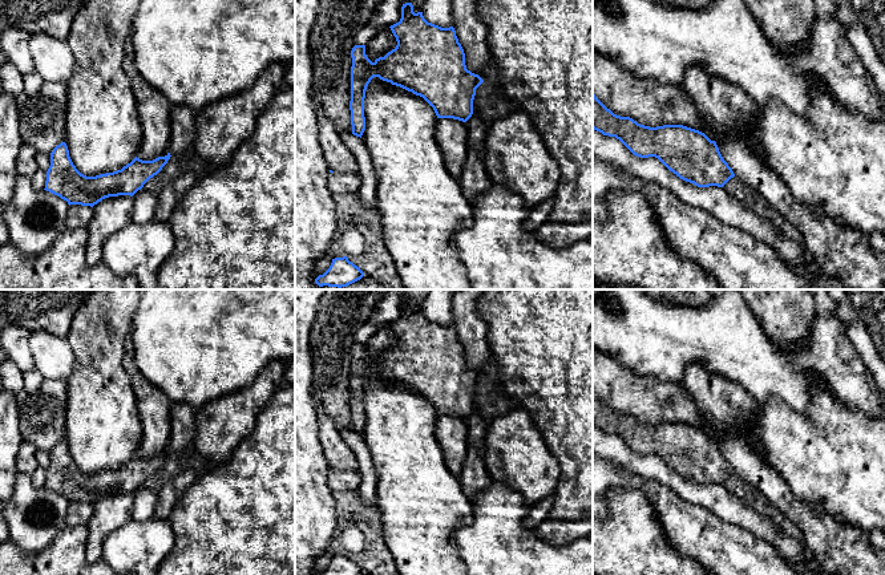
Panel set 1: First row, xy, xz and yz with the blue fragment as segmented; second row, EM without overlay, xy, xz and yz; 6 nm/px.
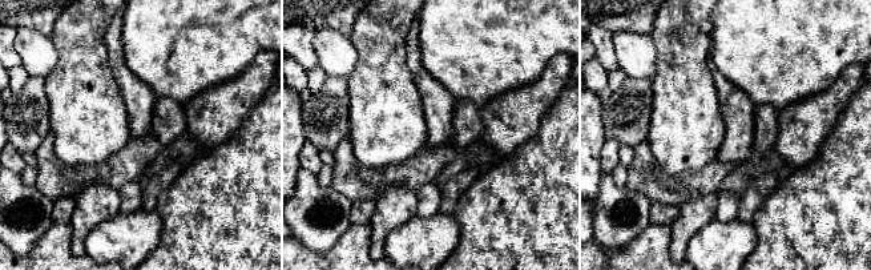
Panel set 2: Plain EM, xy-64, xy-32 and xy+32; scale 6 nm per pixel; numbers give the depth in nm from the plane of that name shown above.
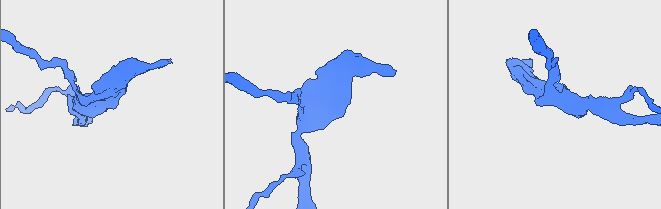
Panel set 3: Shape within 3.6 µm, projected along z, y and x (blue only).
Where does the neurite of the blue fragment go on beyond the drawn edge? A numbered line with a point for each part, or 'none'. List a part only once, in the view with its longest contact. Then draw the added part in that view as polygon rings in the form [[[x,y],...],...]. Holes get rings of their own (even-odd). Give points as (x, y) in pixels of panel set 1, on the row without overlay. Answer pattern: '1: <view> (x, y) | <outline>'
none

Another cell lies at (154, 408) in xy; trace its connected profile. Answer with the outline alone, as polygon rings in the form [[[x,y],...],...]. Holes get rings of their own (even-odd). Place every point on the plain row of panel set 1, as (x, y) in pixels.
[[[132,331],[126,336],[124,368],[130,377],[144,429],[142,441],[136,454],[142,458],[153,458],[169,450],[173,402],[134,368],[130,335]]]

